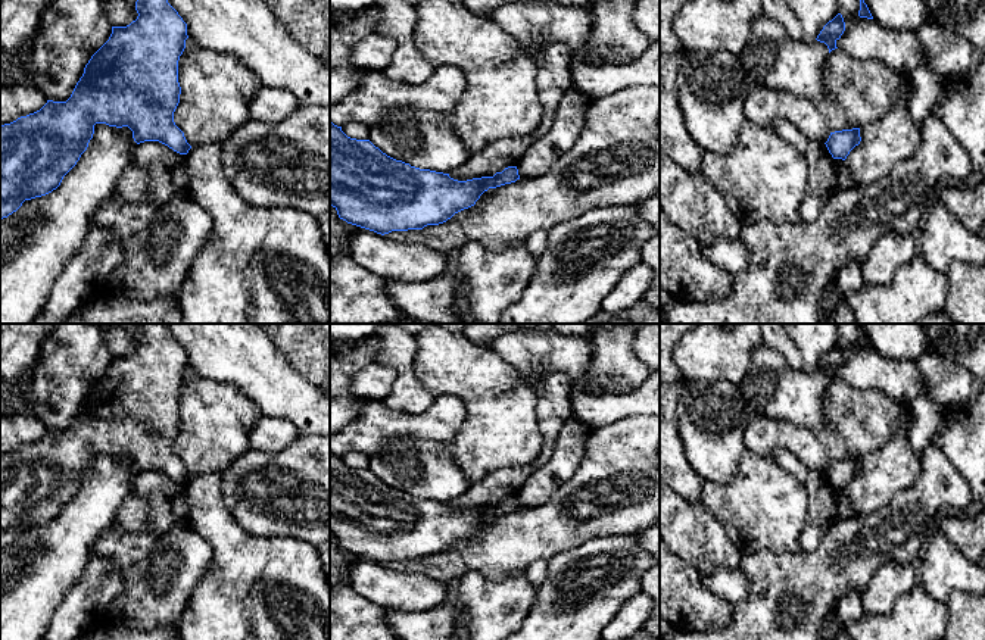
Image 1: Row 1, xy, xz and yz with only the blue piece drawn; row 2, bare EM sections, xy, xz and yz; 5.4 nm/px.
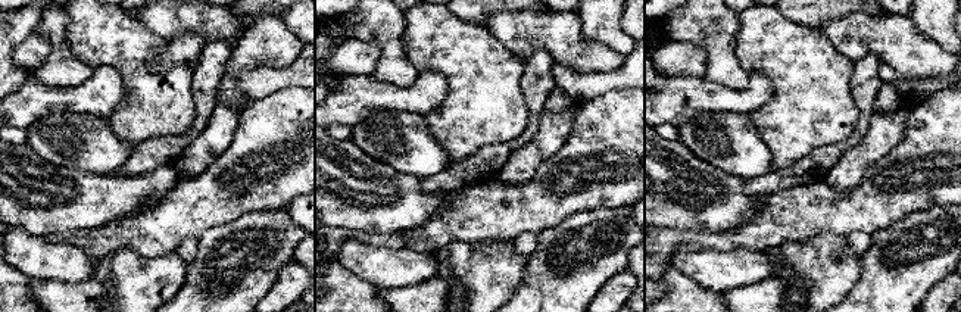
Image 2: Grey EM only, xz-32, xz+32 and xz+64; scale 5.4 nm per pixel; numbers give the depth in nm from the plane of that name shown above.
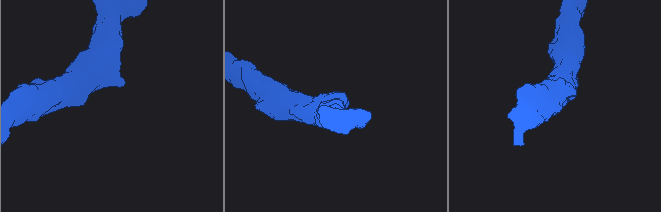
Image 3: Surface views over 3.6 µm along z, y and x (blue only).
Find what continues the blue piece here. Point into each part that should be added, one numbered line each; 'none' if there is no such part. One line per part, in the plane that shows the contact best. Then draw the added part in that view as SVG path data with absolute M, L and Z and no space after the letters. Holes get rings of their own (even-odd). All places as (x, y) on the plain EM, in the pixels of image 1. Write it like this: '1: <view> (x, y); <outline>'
none

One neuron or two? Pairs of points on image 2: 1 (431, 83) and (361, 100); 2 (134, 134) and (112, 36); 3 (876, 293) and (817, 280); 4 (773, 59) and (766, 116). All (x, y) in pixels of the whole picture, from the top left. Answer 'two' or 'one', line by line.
1: one
2: one
3: two
4: one

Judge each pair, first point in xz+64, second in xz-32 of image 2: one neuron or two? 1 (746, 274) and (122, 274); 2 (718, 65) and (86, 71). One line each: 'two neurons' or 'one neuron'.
1: two neurons
2: one neuron

